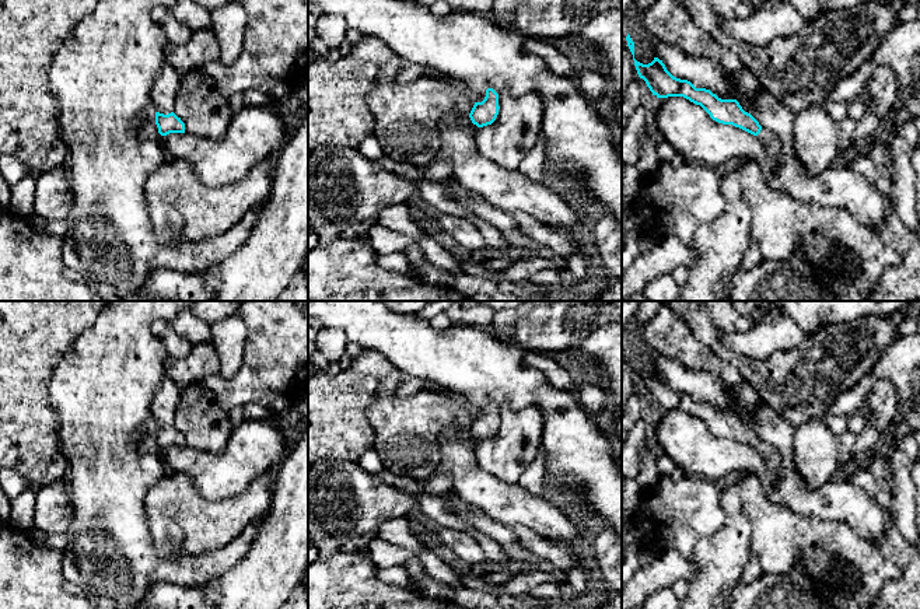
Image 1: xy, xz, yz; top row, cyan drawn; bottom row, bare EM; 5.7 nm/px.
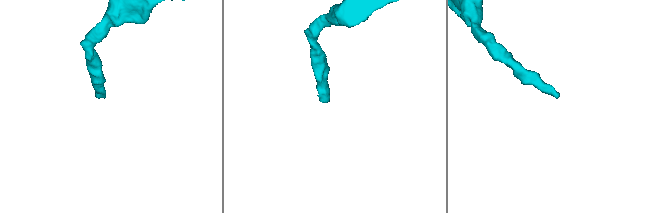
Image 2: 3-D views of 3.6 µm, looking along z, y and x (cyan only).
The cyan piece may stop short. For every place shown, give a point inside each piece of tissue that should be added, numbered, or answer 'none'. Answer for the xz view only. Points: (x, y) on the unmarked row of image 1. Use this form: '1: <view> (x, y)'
1: xz (509, 503)

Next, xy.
1: xy (149, 427)

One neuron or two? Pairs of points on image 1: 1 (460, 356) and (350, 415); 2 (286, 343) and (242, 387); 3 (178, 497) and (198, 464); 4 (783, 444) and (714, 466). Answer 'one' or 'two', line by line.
1: two
2: one
3: two
4: two

